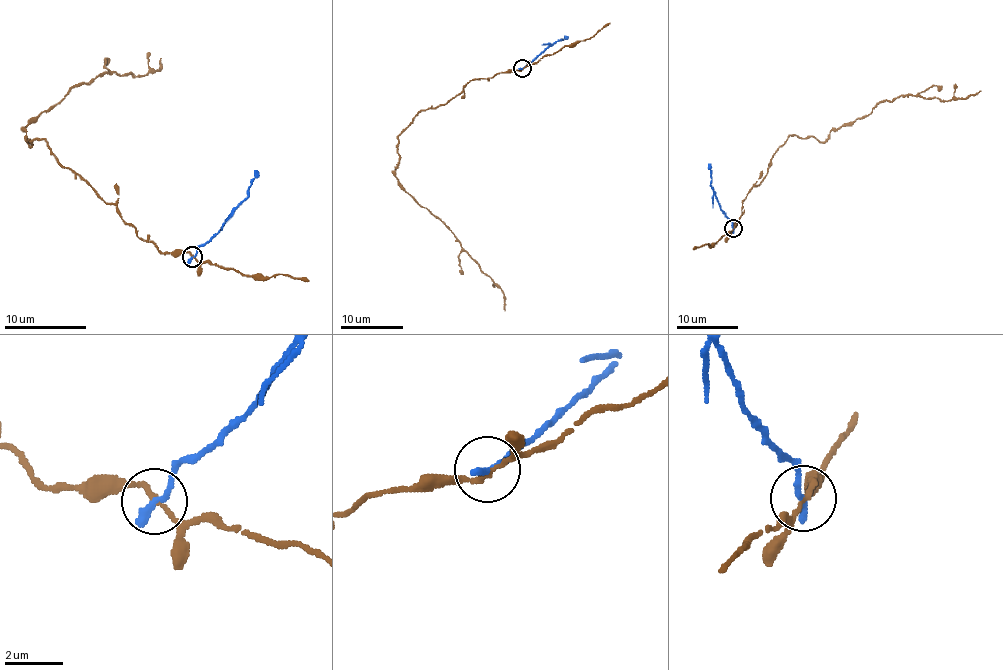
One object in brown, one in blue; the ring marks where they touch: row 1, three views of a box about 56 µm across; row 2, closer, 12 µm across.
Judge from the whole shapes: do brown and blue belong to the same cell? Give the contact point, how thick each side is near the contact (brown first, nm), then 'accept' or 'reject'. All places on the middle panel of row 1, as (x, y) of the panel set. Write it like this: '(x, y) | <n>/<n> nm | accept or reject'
(522, 68) | 160/300 nm | reject

